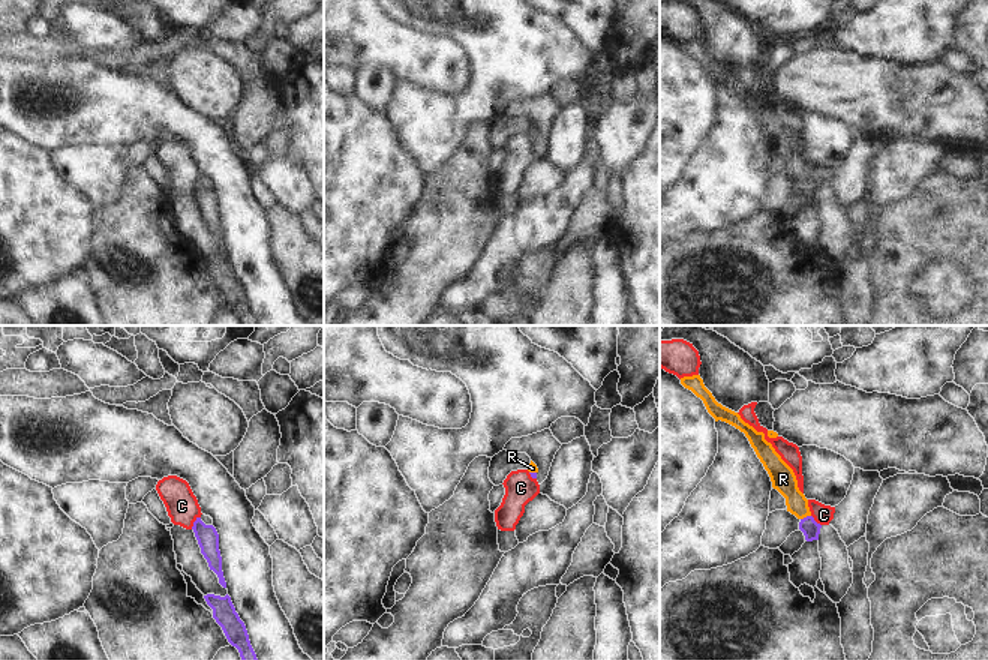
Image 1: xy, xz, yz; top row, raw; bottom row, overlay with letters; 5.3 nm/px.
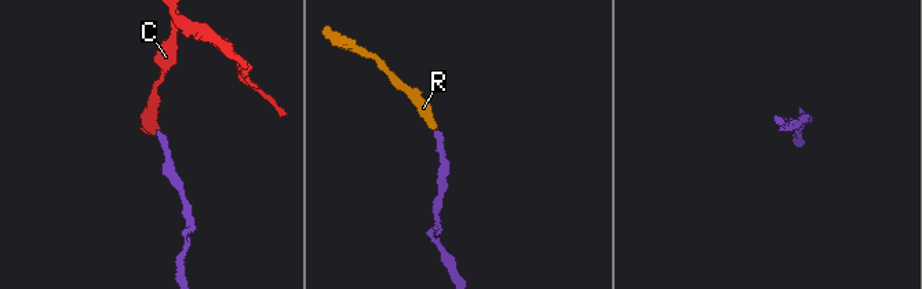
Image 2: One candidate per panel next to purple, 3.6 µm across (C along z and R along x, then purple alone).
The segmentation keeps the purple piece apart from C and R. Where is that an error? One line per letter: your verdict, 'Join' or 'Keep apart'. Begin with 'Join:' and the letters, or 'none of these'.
Join: R
C: Keep apart
R: Join

